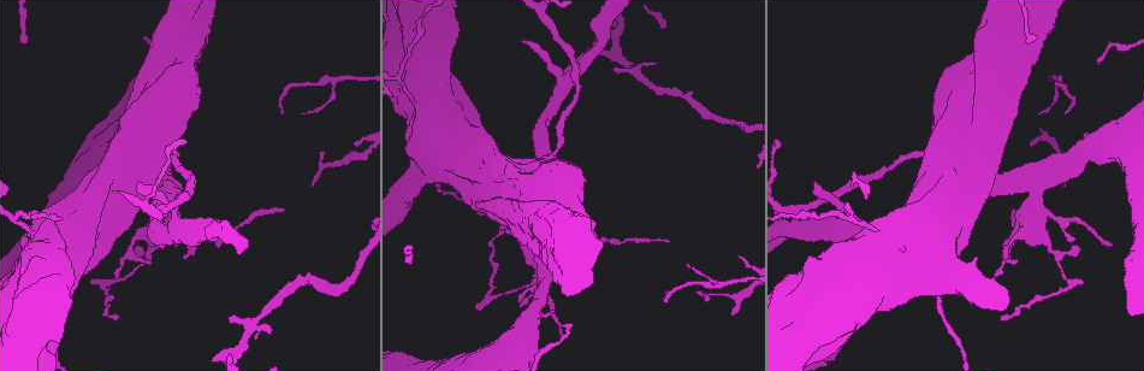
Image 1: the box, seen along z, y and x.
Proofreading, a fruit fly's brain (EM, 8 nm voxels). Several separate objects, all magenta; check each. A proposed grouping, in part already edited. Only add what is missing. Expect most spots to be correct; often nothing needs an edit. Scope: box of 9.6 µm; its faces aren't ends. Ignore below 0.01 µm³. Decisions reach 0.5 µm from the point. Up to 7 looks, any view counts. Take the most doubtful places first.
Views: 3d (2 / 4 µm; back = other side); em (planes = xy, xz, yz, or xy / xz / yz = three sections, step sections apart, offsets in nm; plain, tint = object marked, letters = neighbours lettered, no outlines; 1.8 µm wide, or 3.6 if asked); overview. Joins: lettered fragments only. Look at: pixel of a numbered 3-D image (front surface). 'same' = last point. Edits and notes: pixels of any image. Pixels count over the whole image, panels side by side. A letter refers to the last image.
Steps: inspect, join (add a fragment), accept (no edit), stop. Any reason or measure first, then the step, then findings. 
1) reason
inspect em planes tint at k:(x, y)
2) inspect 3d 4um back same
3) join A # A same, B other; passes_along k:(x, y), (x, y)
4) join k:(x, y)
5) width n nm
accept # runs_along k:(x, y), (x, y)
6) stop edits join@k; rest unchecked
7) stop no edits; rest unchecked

closes a loop
inspect em xy step 16 tint at 1:(532, 283)

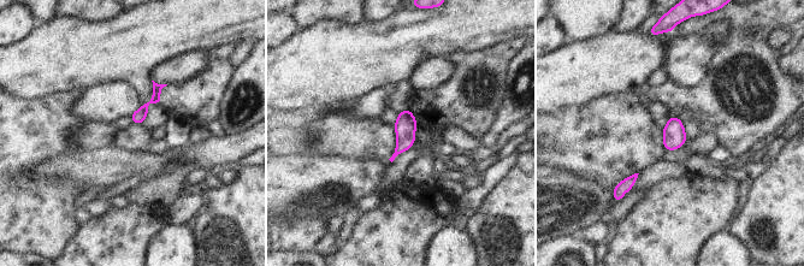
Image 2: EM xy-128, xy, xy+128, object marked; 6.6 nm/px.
what lies round it
inspect em xy step 16 letters same

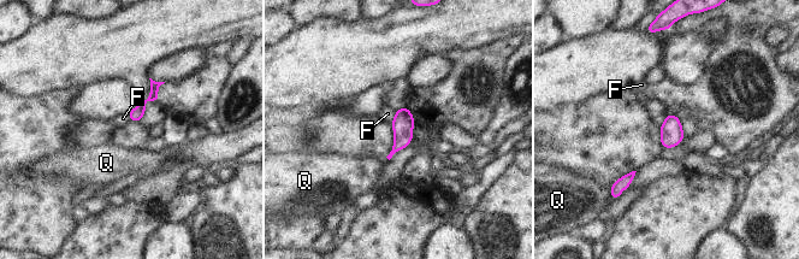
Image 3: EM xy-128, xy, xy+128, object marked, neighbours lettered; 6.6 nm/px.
width 60 nm
accept # F other, Q other; runs_along 3:(155, 84), (154, 93), (132, 117); no lettered fragment goes on from it

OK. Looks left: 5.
an open end
inspect em yz step 16 letters at 1:(270, 331)

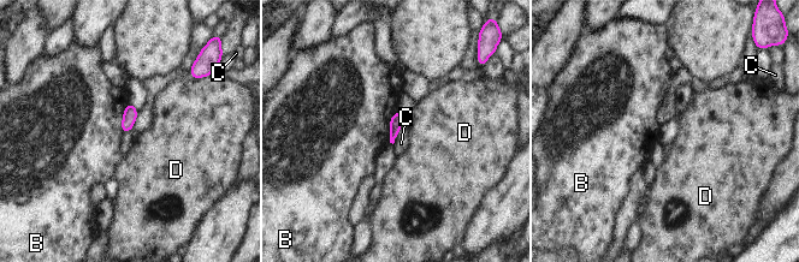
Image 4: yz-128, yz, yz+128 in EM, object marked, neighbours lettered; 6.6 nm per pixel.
inspect em planes letters same

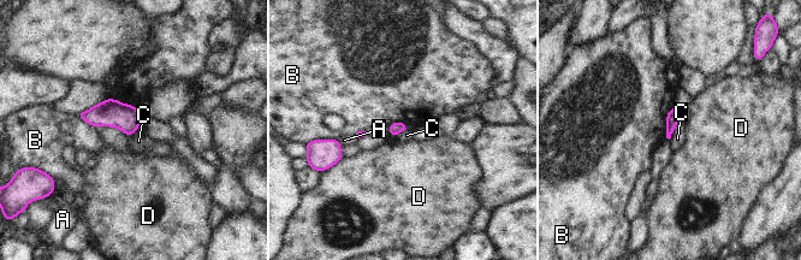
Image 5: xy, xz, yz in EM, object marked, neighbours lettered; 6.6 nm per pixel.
accept # A other, B other, C other, D other; border 5:(678, 122), (669, 139); none of them fits

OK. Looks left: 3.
branch stops here
inspect 3d 4um at 1:(731, 314)

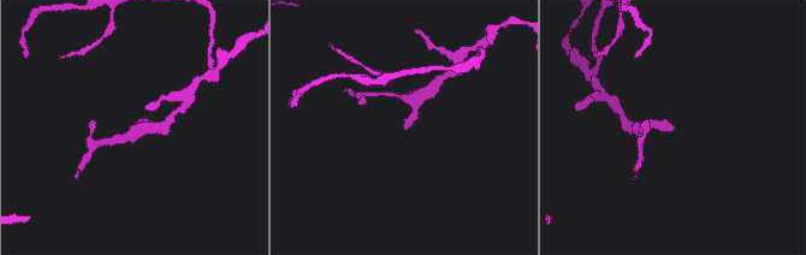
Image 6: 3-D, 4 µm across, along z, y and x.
inspect em planes letters at 6:(404, 127)

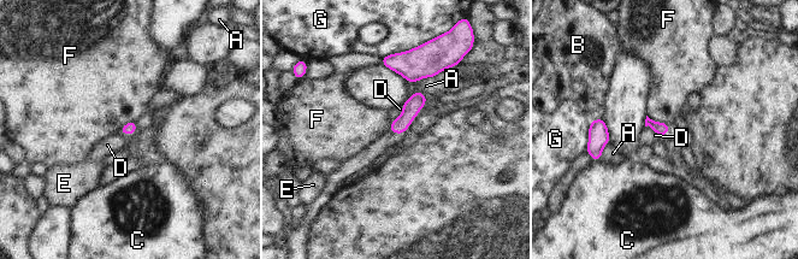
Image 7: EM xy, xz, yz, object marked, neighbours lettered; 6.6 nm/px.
accept # A other, B other, C other, D other, E other, F other, G other; border 7:(655, 131), (660, 135); none of them fits

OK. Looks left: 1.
stop no edits; rest unchecked

